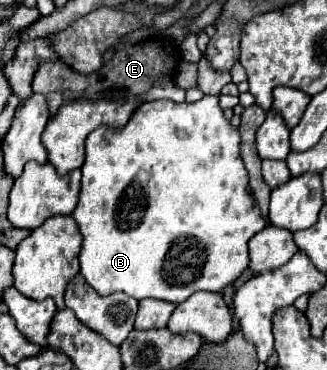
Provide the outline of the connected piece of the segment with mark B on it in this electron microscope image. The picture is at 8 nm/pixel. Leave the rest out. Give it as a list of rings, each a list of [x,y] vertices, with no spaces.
[[[204,95],[196,103],[174,103],[168,99],[142,103],[130,117],[130,121],[120,129],[98,127],[86,139],[86,159],[82,165],[82,189],[80,201],[72,213],[78,231],[82,233],[82,249],[80,249],[80,275],[84,281],[102,297],[110,293],[126,293],[134,299],[158,299],[170,301],[174,305],[186,301],[196,291],[222,291],[230,285],[246,267],[248,267],[248,241],[264,227],[264,219],[260,217],[260,209],[254,205],[254,197],[248,185],[248,173],[240,159],[240,135],[238,129],[230,125],[230,121],[222,115],[220,103],[216,95]]]

